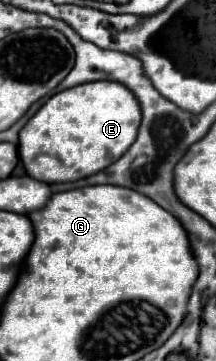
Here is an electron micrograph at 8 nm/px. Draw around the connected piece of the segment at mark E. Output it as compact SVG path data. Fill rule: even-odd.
M115 81L75 85L49 97L19 131L19 159L29 177L43 183L85 179L115 163L135 141L141 109L133 93Z

